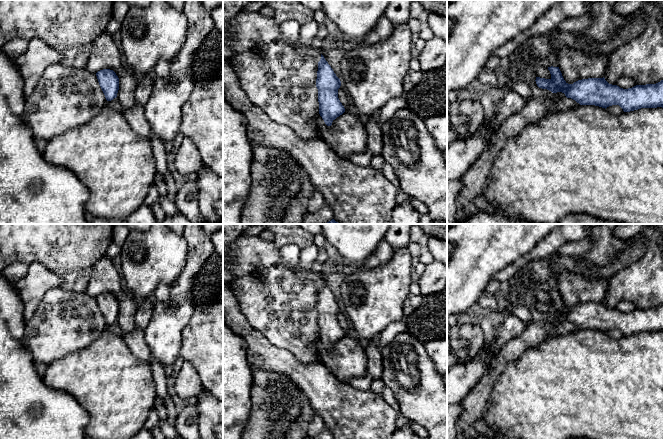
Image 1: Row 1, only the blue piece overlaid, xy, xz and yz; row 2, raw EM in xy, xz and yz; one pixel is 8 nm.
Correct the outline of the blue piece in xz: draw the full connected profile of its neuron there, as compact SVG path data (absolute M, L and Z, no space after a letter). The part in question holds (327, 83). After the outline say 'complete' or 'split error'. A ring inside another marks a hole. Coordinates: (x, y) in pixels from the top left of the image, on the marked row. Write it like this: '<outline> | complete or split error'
M321 54L318 62L316 87L318 89L319 114L327 126L345 112L345 108L338 98L340 79Z | complete

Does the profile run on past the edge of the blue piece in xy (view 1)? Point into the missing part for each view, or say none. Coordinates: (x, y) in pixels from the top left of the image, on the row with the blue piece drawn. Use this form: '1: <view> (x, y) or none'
1: none

